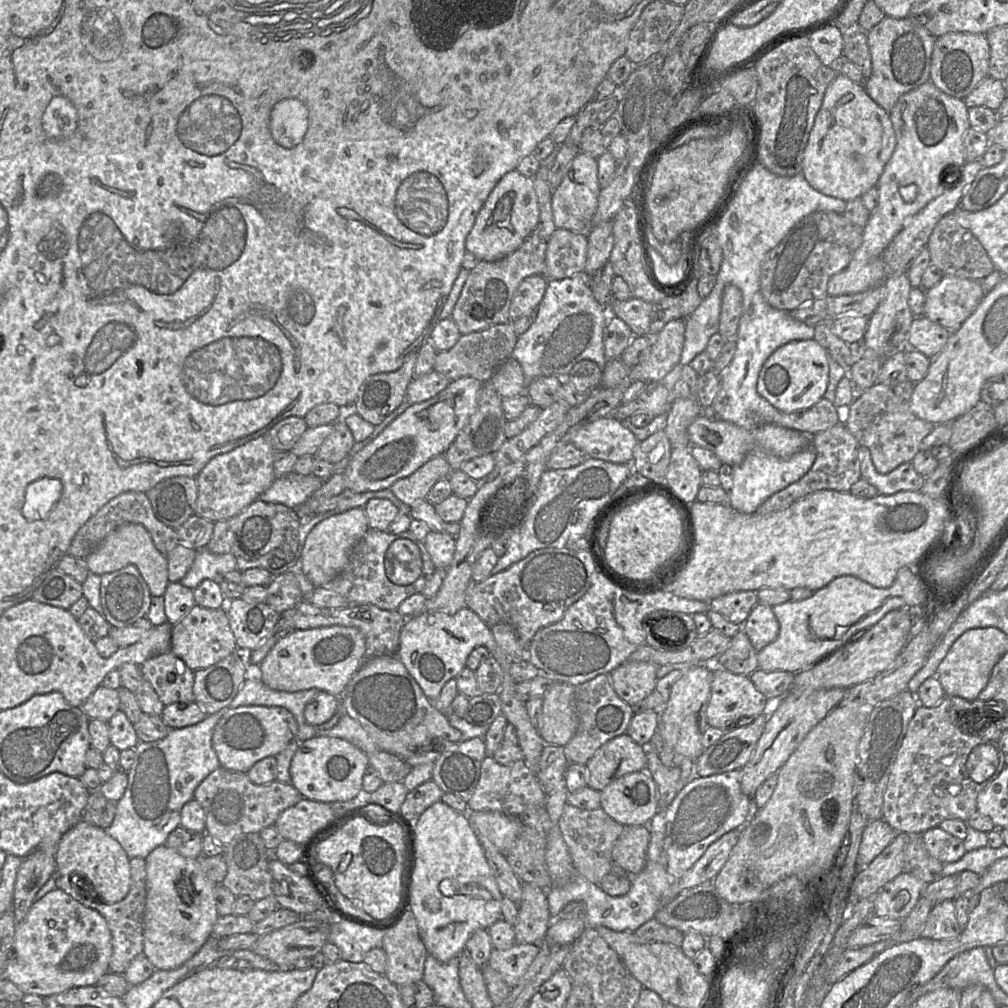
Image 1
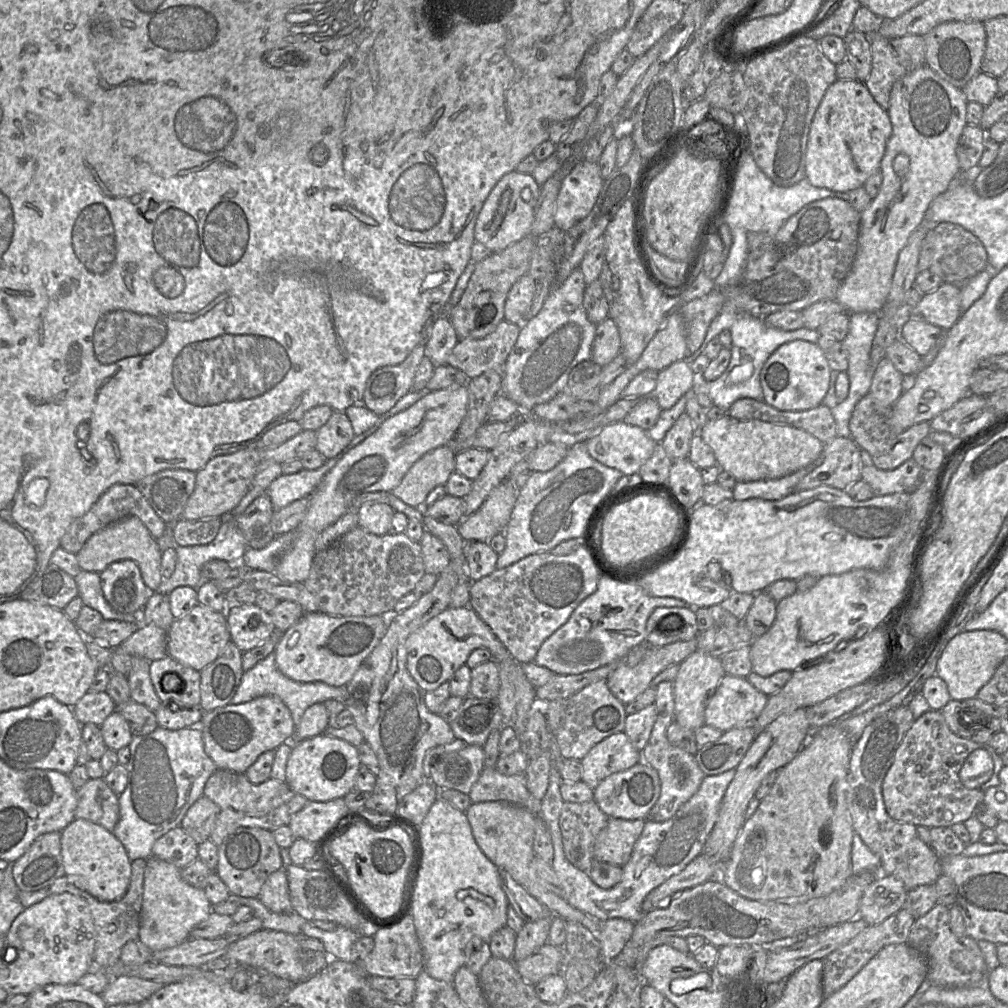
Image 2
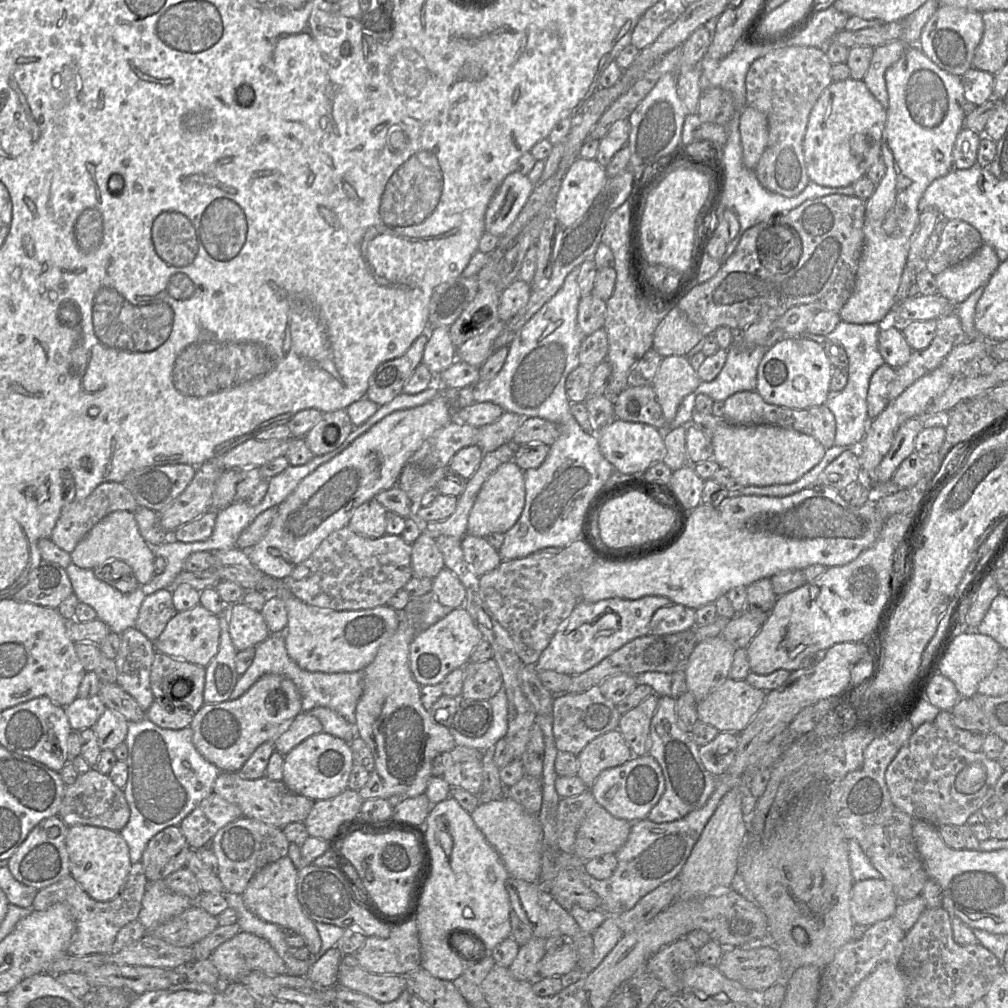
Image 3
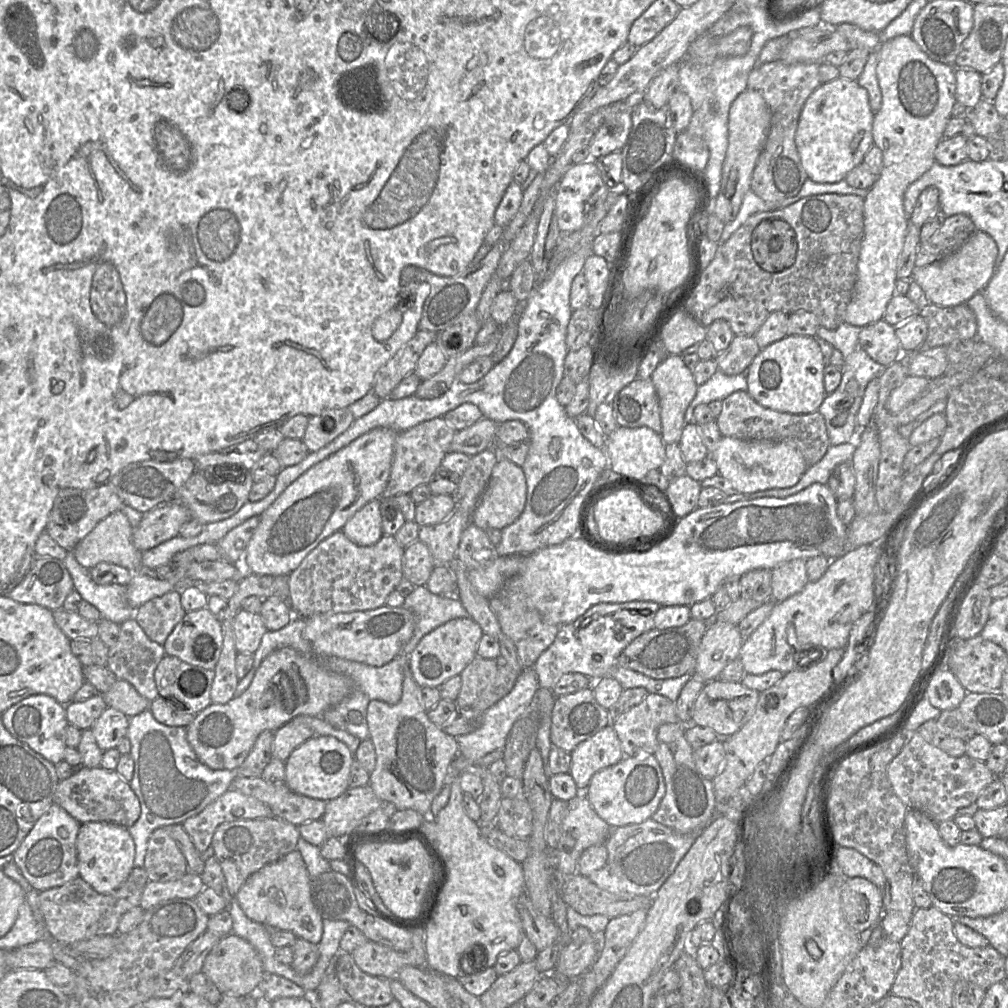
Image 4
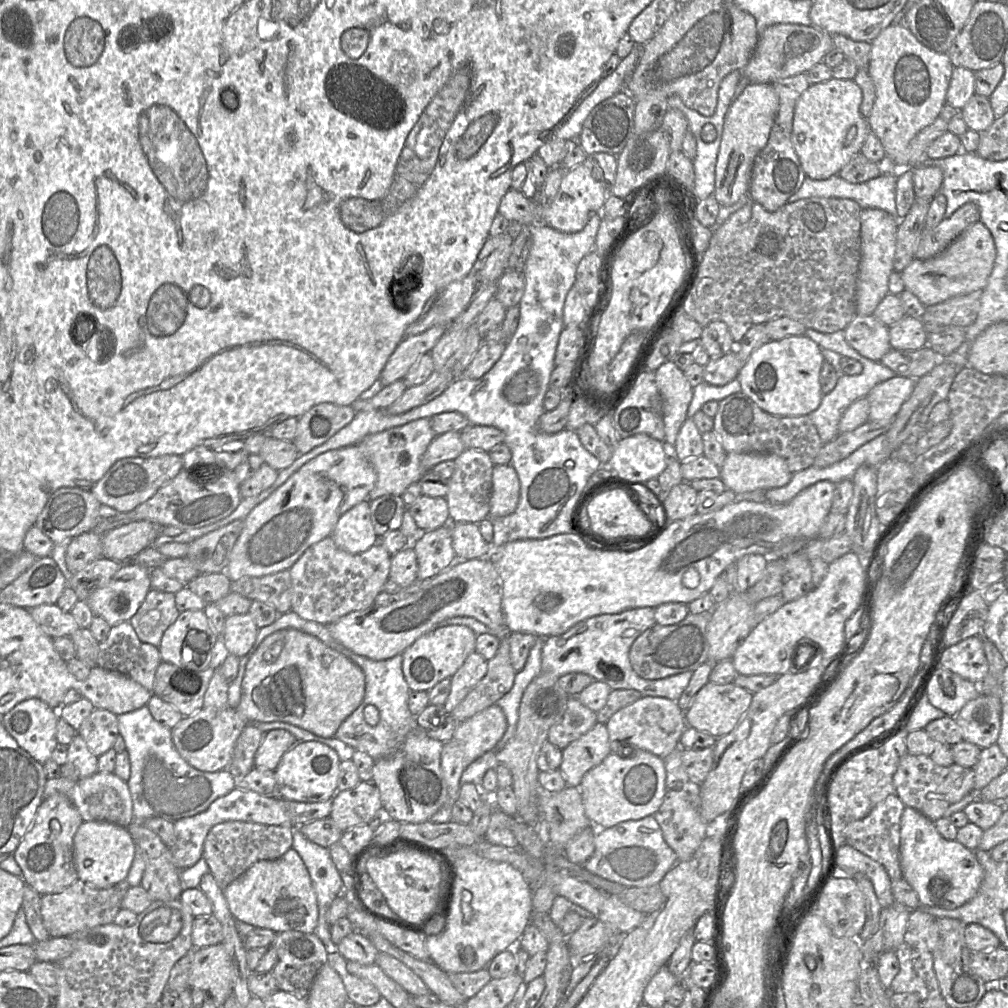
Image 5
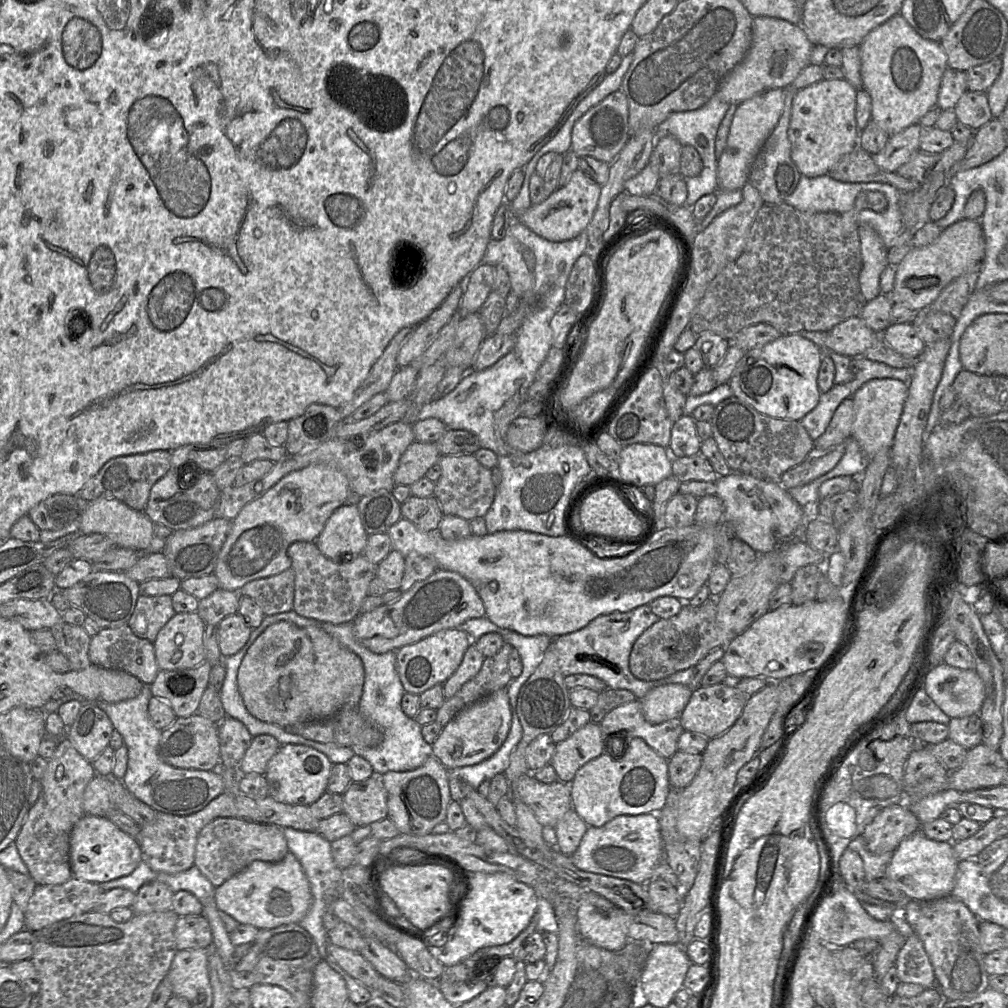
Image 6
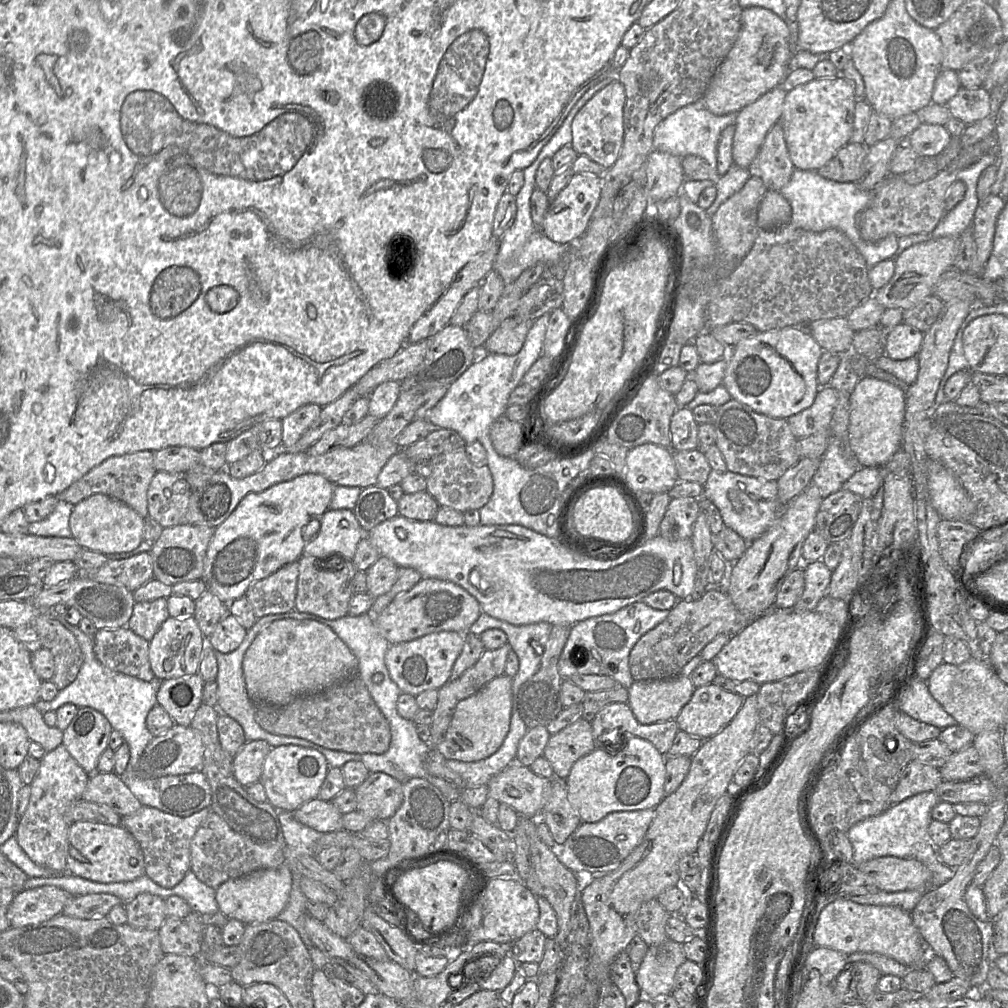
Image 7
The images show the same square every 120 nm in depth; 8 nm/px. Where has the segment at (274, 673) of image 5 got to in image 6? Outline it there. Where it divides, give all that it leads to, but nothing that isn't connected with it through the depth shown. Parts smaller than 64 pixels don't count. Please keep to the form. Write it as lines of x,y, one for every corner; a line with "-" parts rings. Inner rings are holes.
280,621
267,627
250,647
239,667
237,682
251,715
263,722
291,729
308,721
331,718
343,707
357,707
363,692
364,665
357,654
324,630
-
199,713
177,718
171,726
162,731
159,756
162,761
177,768
212,771
221,764
218,729
218,723

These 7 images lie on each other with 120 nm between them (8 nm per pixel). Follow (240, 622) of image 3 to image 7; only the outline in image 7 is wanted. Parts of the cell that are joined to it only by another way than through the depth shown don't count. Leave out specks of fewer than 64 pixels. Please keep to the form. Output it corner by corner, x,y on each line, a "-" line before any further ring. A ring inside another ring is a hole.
228,613
217,624
214,632
207,638
206,645
215,651
230,653
239,647
246,633
247,629
240,621

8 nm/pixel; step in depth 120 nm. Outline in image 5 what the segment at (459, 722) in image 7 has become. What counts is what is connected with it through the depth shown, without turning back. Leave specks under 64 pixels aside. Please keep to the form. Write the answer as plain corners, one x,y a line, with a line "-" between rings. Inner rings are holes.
497,704
491,705
474,716
460,722
452,736
445,742
441,752
441,770
447,785
450,803
458,800
460,778
463,771
477,758
492,749
507,730
506,716

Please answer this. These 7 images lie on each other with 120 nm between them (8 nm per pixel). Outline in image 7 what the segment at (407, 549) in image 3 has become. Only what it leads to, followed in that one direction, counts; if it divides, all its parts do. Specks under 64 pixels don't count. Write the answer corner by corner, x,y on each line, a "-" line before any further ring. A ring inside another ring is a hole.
302,554
298,559
298,569
295,610
331,620
348,615
349,601
353,595
350,581
358,571
352,560
339,564
337,568
322,569
315,557

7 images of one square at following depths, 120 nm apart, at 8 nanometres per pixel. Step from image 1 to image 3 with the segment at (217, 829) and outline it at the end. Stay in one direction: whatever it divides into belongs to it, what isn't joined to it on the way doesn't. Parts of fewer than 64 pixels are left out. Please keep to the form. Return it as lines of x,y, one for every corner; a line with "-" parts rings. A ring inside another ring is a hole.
222,771
215,780
213,793
237,805
242,811
242,817
255,819
281,829
293,822
304,822
315,802
292,792
282,780
275,781
265,776
254,780
246,779
239,774
239,771

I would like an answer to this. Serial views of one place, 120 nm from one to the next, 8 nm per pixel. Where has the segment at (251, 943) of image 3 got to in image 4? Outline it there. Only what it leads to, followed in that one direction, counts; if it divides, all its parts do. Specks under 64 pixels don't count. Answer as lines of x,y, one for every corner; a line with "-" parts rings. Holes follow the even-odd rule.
228,934
212,948
204,960
203,972
218,988
222,995
243,997
257,993
257,987
265,976
262,962
254,947
243,938

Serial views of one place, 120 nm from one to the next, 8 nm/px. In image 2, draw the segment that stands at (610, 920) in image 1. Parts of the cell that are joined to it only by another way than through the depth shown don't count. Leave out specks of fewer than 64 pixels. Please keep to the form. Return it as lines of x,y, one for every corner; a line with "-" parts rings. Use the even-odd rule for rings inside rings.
551,734
549,746
550,775
549,786
541,801
539,816
546,824
554,848
551,867
556,872
565,891
565,900
573,908
582,911
601,922
612,918
622,918
633,923
643,917
642,902
645,897
668,878
680,873
694,858
702,853
707,837
711,833
720,809
722,798
733,780
736,770
730,769
714,776
705,776
697,792
680,806
675,815
664,821
645,820
644,828
634,844
629,861
622,867
621,881
611,889
597,886
589,873
576,868
566,858
563,848
559,818
563,799
560,785
563,782
557,765
563,762
555,736

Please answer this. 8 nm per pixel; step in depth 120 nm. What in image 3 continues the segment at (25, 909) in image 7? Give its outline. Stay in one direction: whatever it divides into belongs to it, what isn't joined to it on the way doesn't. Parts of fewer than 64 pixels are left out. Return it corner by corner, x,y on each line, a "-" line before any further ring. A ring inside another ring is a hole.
142,862
132,864
127,880
114,899
106,902
96,901
71,876
38,890
33,901
34,910
45,910
57,902
68,904
75,915
76,928
68,952
76,956
91,954
110,954
118,932
128,923
138,919
142,908
148,880

